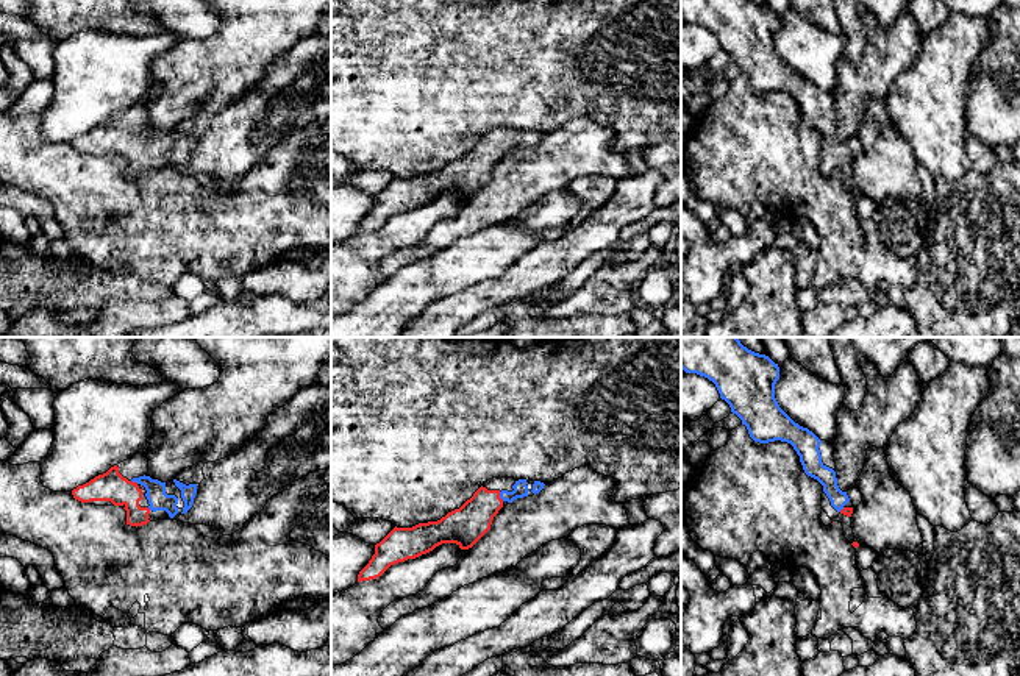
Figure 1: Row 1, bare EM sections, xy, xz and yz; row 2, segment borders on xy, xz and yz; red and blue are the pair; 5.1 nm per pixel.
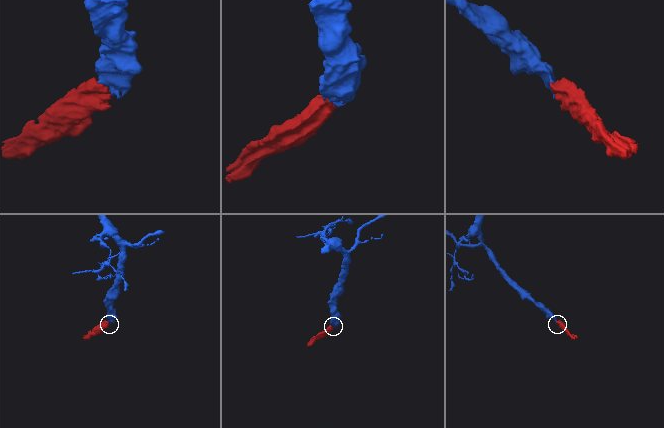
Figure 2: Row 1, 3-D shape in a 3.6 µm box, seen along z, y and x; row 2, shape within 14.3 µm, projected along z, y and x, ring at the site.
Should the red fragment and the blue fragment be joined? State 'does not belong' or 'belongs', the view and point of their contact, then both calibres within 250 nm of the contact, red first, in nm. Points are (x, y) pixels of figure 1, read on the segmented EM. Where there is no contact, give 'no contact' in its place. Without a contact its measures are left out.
belongs; meets red in xz at (499, 497); 200 nm thick on the red side, 80 nm on the other

